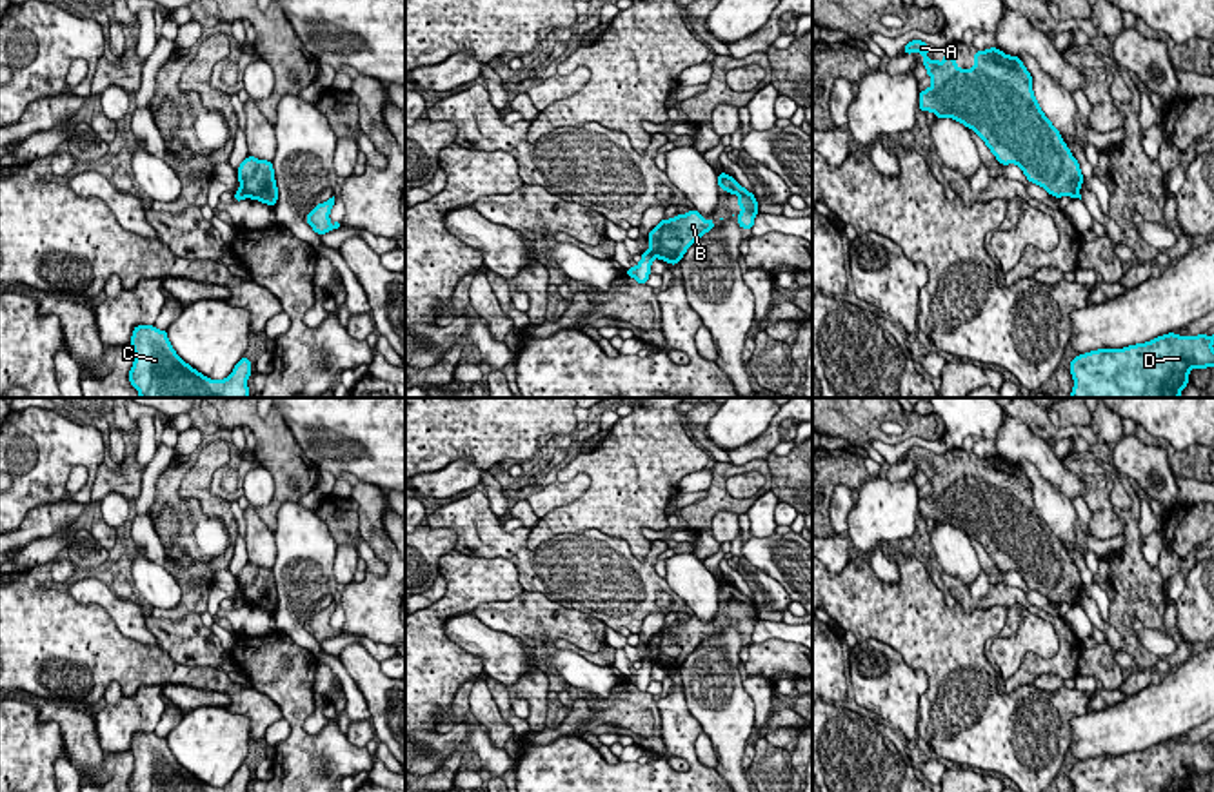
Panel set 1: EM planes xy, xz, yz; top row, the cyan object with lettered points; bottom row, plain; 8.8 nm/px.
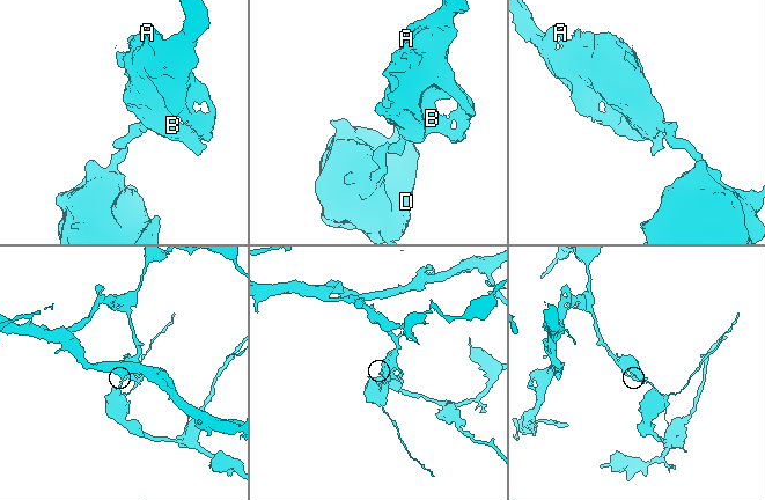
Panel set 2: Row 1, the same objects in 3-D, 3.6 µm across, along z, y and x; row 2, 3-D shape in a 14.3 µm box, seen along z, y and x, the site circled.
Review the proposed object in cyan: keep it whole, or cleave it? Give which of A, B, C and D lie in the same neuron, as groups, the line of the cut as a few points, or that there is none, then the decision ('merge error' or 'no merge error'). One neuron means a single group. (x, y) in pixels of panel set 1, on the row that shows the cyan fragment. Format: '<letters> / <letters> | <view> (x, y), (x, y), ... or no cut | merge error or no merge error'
A B / C D | xz (647, 251), (655, 257) | merge error

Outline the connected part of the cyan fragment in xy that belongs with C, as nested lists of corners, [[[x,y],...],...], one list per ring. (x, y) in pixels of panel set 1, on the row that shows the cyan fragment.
[[[136,325],[131,336],[134,361],[129,381],[140,398],[251,398],[251,361],[242,356],[225,380],[211,380],[185,363],[173,349],[167,331]]]

